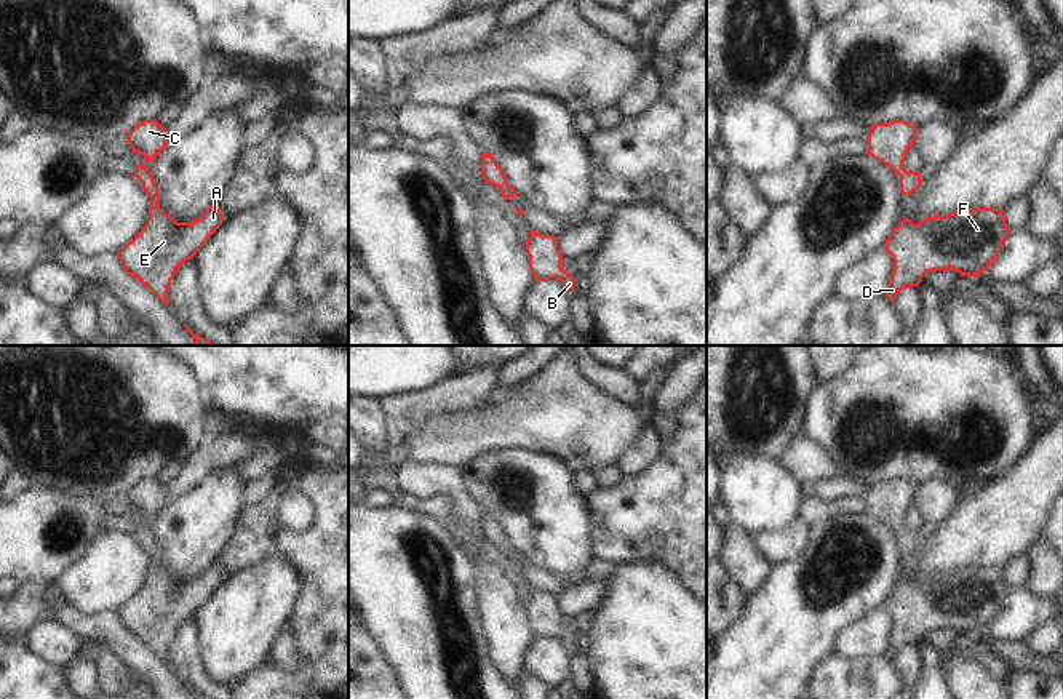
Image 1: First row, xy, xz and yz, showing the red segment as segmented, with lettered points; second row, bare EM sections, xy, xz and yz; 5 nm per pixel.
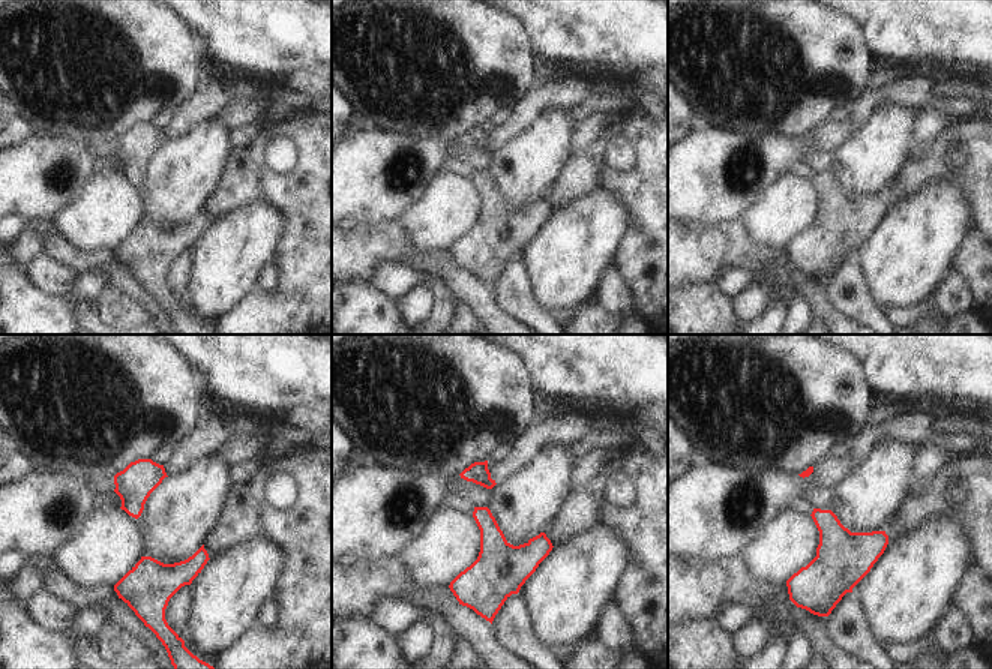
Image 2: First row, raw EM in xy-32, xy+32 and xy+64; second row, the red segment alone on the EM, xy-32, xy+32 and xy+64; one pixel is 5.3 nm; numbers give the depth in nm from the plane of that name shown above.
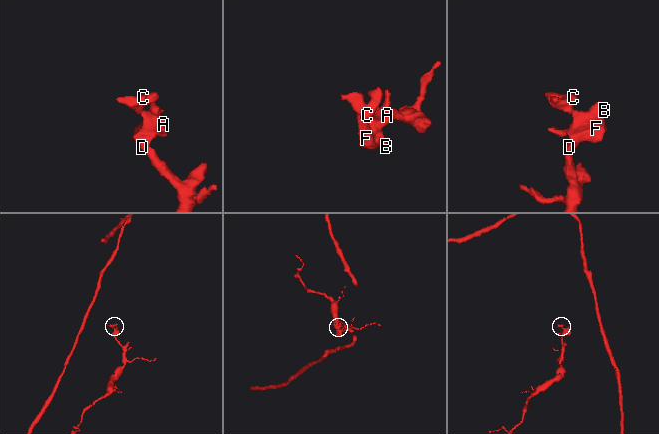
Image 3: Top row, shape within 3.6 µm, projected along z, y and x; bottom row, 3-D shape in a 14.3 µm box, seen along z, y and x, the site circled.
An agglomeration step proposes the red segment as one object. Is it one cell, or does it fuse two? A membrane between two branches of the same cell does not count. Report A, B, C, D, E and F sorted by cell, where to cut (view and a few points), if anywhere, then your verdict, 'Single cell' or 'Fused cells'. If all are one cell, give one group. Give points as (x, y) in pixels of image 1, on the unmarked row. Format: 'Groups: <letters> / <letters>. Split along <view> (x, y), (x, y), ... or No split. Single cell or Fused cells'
Groups: A B C D E F. No split. Single cell

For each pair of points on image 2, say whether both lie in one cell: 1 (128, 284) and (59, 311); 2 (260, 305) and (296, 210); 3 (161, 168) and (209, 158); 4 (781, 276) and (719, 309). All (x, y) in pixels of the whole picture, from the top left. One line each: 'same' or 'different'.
1: different
2: same
3: same
4: different

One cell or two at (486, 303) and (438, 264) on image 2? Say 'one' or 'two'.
one

